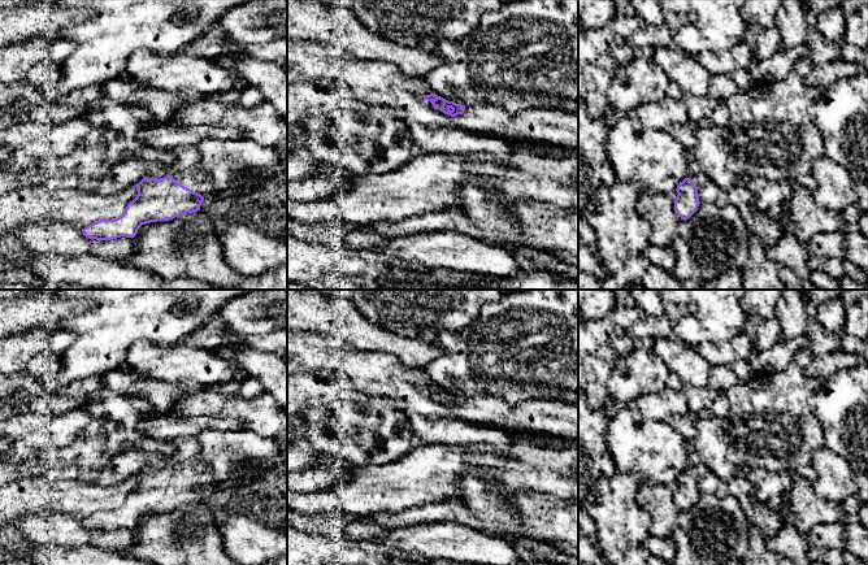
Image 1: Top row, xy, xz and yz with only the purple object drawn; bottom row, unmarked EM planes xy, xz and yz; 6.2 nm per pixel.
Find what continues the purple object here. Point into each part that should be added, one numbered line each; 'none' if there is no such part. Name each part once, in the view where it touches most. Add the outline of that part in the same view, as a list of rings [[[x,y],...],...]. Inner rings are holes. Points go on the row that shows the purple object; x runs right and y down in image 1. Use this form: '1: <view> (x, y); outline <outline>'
1: xy (196, 178); outline [[[199,164],[174,174],[173,178],[203,197],[217,192],[209,171]]]

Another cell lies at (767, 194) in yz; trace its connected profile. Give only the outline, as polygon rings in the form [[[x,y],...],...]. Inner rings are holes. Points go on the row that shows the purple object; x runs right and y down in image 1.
[[[741,175],[734,181],[734,186],[746,187],[752,194],[756,209],[764,213],[790,199],[791,184],[790,181],[771,182],[750,175]]]

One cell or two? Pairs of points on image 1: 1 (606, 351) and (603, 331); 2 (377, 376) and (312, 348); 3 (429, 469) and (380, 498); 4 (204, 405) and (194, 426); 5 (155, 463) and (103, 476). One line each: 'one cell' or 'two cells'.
1: two cells
2: one cell
3: one cell
4: two cells
5: one cell

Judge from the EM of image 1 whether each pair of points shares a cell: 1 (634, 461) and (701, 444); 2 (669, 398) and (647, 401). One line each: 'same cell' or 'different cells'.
1: different cells
2: same cell

